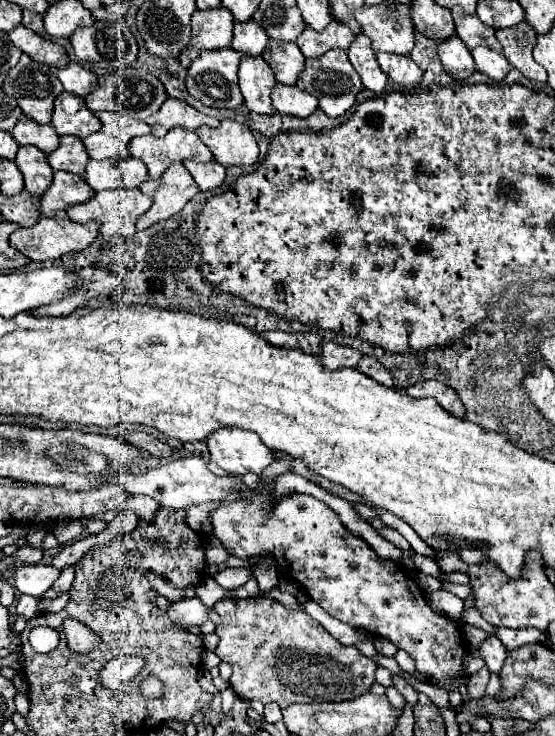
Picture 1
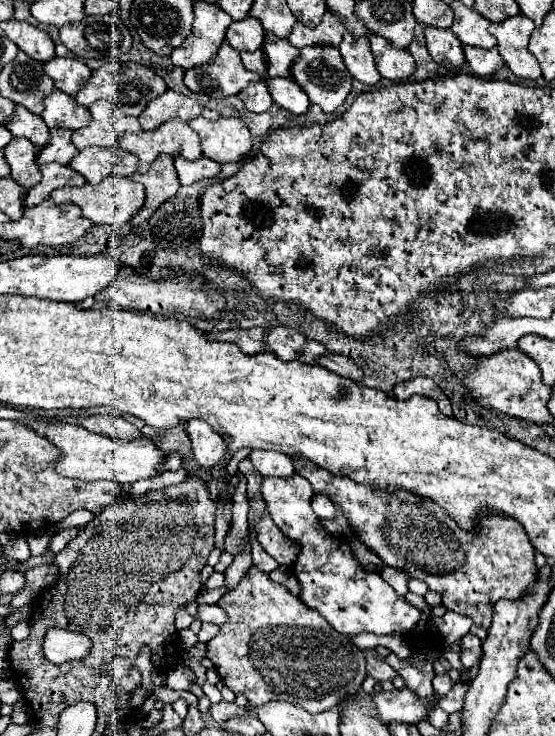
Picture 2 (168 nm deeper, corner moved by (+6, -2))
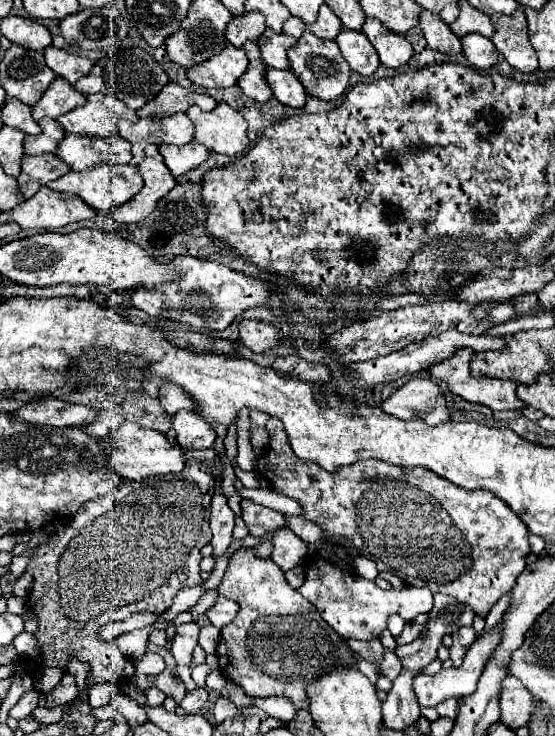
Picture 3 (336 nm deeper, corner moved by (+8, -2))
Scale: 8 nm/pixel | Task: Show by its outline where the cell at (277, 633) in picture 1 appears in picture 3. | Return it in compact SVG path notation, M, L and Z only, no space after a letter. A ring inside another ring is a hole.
M239 550L229 560L219 594L239 604L235 620L221 630L217 644L219 672L241 686L251 698L287 696L301 710L309 710L307 686L335 668L355 666L357 656L349 644L331 630L315 606L291 588L273 560L259 560L253 550Z

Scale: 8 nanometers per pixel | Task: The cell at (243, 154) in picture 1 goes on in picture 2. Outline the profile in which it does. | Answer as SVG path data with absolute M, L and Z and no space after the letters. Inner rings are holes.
M203 116L193 118L189 126L199 134L201 148L215 162L239 162L251 150L251 134L241 118L225 118L211 122Z

